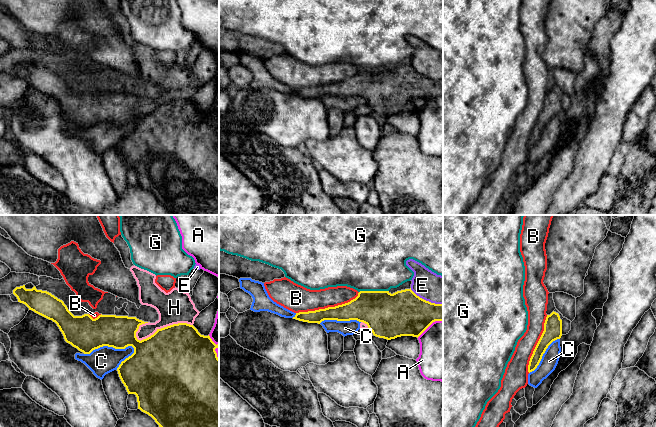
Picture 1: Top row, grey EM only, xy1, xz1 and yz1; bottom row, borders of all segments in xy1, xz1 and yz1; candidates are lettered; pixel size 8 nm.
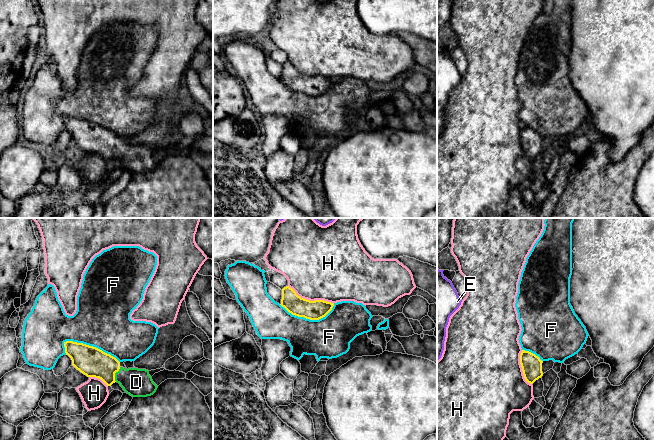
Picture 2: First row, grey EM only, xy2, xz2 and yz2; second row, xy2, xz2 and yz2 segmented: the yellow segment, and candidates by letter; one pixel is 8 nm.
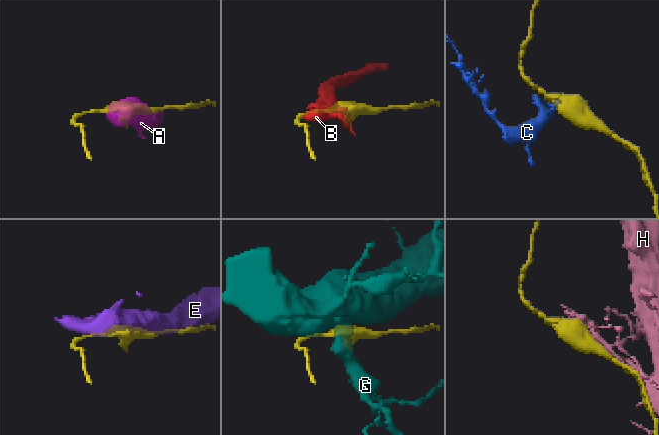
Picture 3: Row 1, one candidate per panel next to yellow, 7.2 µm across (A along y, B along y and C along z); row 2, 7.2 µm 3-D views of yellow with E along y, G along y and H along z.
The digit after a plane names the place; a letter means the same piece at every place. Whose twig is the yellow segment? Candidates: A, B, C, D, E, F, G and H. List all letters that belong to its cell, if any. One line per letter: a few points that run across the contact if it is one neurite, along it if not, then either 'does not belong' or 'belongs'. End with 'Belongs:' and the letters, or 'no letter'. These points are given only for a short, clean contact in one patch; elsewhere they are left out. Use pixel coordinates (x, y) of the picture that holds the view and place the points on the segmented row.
A: does not belong
B: does not belong
C: does not belong
D: line xy2 (91, 361), (106, 367), (114, 374), (119, 374), (136, 382); belongs
E: does not belong
F: does not belong
G: does not belong
H: does not belong
Belongs: D

